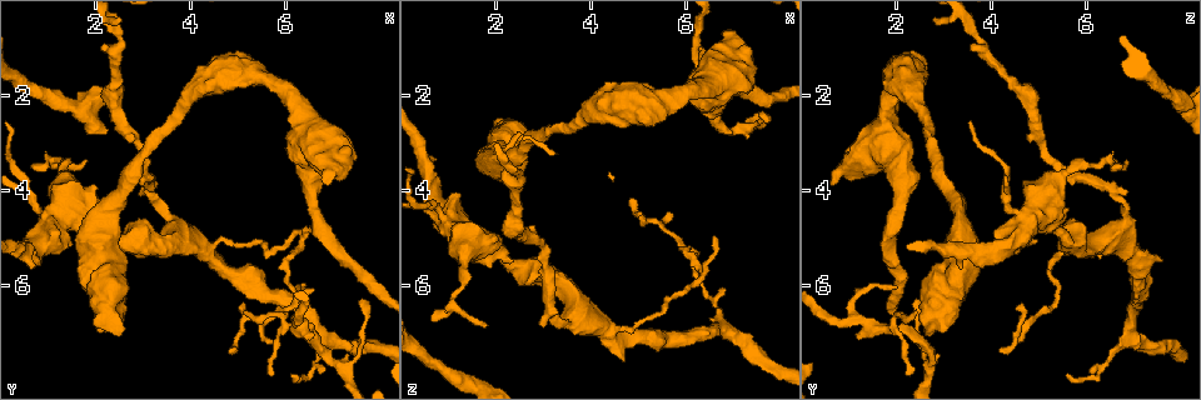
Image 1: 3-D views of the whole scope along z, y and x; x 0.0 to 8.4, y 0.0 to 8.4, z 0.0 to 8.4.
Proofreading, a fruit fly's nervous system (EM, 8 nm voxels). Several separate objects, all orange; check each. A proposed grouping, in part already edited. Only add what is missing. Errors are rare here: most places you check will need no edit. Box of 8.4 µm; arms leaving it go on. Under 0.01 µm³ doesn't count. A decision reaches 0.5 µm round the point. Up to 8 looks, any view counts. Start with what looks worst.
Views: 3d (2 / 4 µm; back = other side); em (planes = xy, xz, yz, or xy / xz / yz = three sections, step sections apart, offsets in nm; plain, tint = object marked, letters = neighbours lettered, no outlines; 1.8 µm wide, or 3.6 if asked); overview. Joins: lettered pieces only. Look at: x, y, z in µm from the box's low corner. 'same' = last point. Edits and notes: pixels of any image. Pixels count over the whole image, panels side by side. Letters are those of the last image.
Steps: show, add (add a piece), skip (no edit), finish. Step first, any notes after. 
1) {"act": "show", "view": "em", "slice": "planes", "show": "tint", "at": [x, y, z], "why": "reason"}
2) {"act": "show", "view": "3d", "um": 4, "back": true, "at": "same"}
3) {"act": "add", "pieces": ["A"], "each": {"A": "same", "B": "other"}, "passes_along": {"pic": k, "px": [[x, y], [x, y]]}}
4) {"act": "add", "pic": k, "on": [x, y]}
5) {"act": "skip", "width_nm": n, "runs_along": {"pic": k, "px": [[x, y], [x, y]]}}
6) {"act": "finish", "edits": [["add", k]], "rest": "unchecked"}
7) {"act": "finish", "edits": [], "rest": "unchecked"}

{"act": "show", "view": "em", "slice": "yz", "step": 16, "show": "letters", "at": [6.25, 6.00, 2.00], "why": "thin end"}

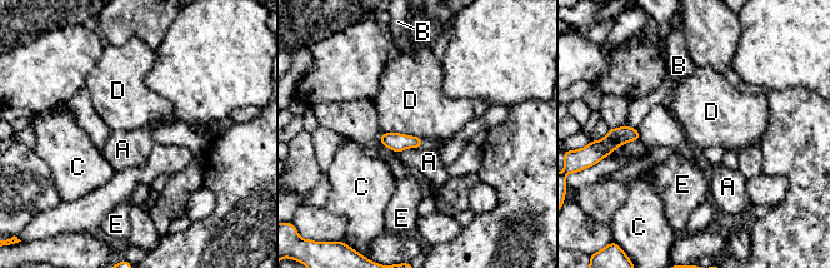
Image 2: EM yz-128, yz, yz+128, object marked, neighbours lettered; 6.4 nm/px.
{"act": "show", "view": "em", "slice": "planes", "show": "letters", "at": "same", "why": "another direction"}

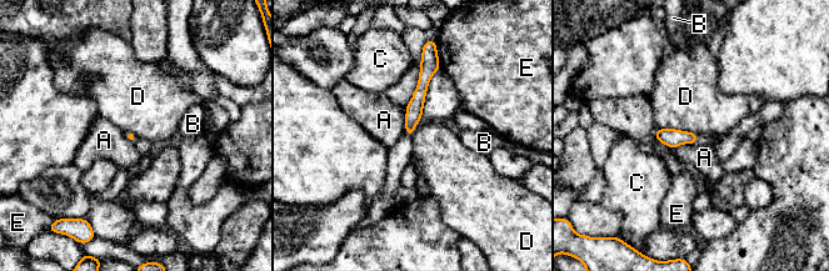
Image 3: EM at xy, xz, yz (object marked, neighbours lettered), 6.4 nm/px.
{"act": "skip", "each": {"A": "other", "B": "other", "C": "other", "D": "other", "E": "other"}, "found": "none of them fits"}

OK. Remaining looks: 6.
{"act": "show", "view": "3d", "um": 2, "at": [0.70, 3.50, 6.75], "why": "tapers out"}

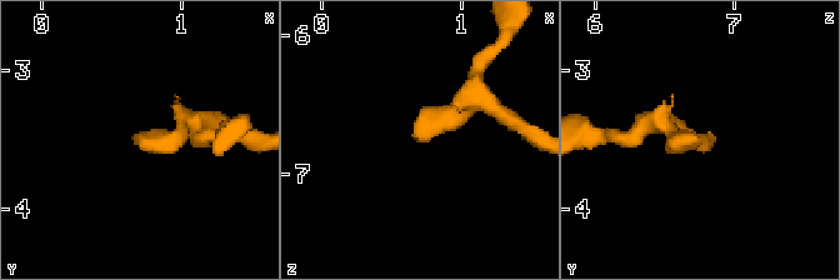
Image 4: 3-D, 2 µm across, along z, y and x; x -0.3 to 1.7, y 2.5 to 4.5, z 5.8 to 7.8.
{"act": "show", "view": "em", "slice": "planes", "show": "letters", "at": [0.64, 3.48, 6.68], "why": "now the EM"}

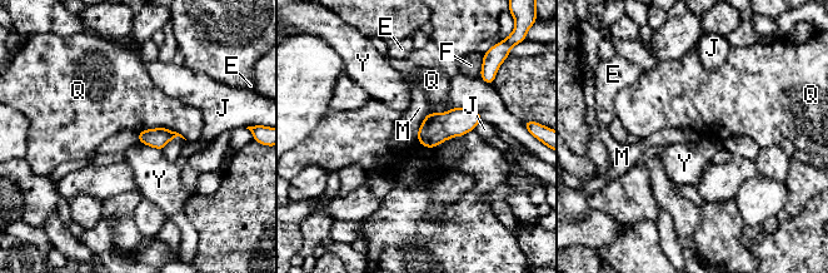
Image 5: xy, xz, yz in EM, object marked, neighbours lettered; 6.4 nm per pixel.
{"act": "skip", "each": {"E": "other", "F": "other", "J": "other", "M": "other", "Q": "other", "Y": "other"}, "border": {"pic": 5, "px": [[138, 132], [168, 128], [186, 139]]}, "found": "no lettered piece goes on from it"}

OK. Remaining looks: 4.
{"act": "show", "view": "3d", "um": 2, "at": [6.85, 3.90, 0.65], "why": "thick end"}

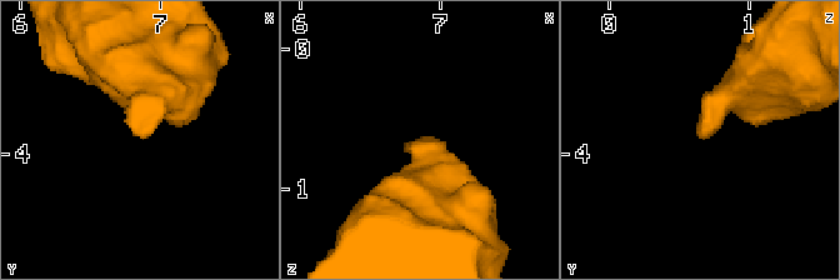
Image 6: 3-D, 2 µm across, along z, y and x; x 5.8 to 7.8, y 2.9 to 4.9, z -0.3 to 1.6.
{"act": "show", "view": "em", "slice": "yz", "step": 4, "show": "tint", "at": [6.84, 3.86, 0.64]}

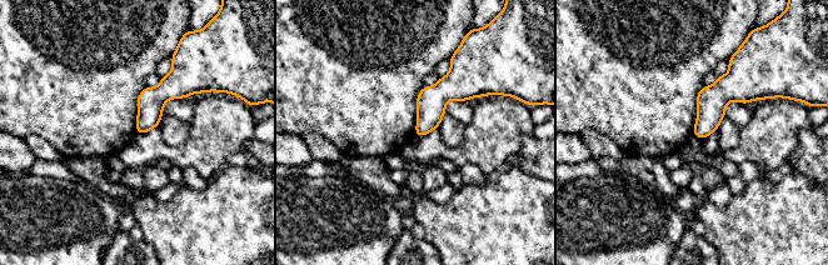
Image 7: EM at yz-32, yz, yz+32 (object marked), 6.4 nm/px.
{"act": "show", "view": "em", "slice": "planes", "show": "letters", "at": "same"}

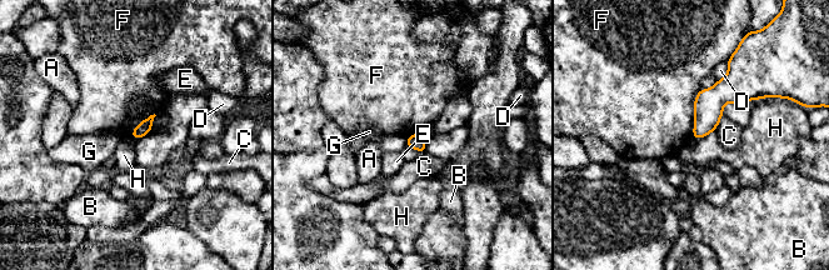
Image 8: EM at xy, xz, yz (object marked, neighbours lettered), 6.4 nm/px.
{"act": "skip", "longest_contact_nm": ["F", 320], "each": {"A": "other", "B": "other", "C": "other", "D": "other", "E": "other", "F": "other", "G": "other", "H": "other"}, "border": {"pic": 8, "px": [[702, 89], [694, 100], [692, 138]]}, "found": "no lettered piece goes on from it"}

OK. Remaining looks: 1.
{"act": "finish", "edits": [], "rest": "unchecked"}

